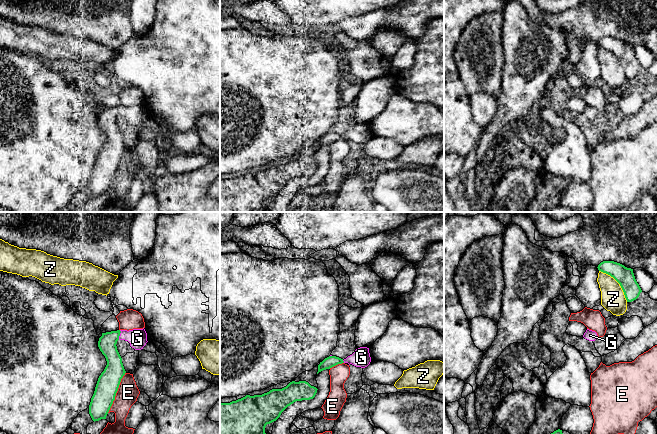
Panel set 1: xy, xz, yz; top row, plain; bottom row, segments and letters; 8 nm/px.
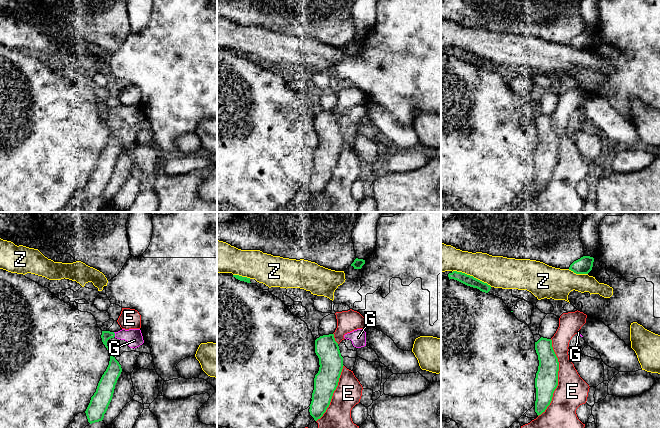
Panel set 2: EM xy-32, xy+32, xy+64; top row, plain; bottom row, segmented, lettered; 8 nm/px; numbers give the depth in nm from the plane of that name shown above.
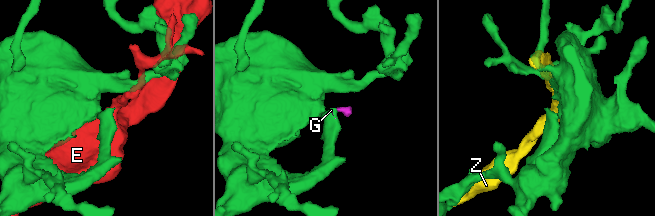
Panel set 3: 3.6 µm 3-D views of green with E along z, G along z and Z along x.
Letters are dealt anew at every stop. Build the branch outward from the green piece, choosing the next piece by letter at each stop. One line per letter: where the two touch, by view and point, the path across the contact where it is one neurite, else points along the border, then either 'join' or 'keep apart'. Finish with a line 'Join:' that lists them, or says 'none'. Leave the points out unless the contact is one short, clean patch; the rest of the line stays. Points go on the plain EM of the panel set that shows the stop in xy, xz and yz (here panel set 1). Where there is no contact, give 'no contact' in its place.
E: meets green in xy at (116, 168); keep apart
G: meets green in xy at (119, 111); runs through xy (107, 118), (113, 112), (119, 111), (137, 114); join
Z: meets green in yz at (618, 58); keep apart
Join: G

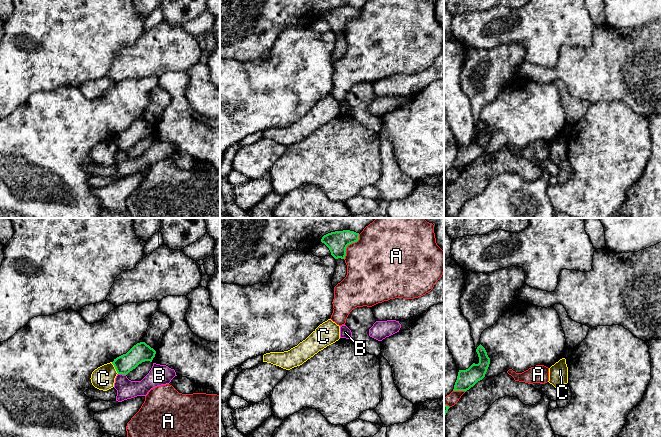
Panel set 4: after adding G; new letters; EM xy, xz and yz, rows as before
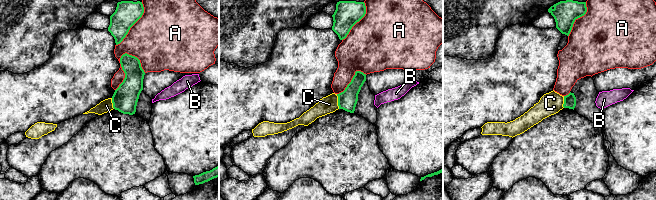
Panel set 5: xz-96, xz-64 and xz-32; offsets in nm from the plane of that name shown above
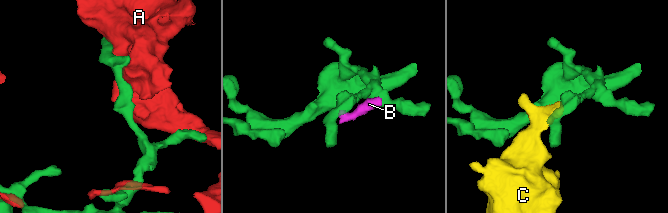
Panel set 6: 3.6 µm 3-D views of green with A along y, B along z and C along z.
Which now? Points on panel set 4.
A: meets green in xz at (348, 20); keep apart
B: meets green in xy at (122, 150); keep apart
C: meets green in xy at (115, 144); border along xy (111, 138), (118, 149); keep apart
Join: none

